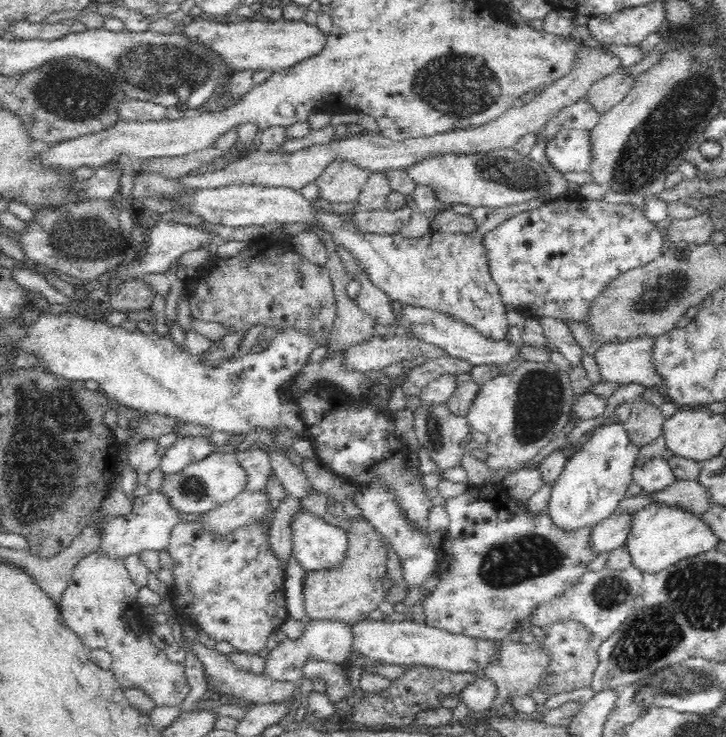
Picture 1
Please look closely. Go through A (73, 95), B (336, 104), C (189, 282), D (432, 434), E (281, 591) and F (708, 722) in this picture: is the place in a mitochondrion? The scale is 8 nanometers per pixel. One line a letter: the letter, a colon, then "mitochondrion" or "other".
A: mitochondrion
B: other
C: other
D: mitochondrion
E: other
F: mitochondrion

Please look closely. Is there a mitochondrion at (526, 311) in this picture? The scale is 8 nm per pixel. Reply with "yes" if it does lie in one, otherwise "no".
no

